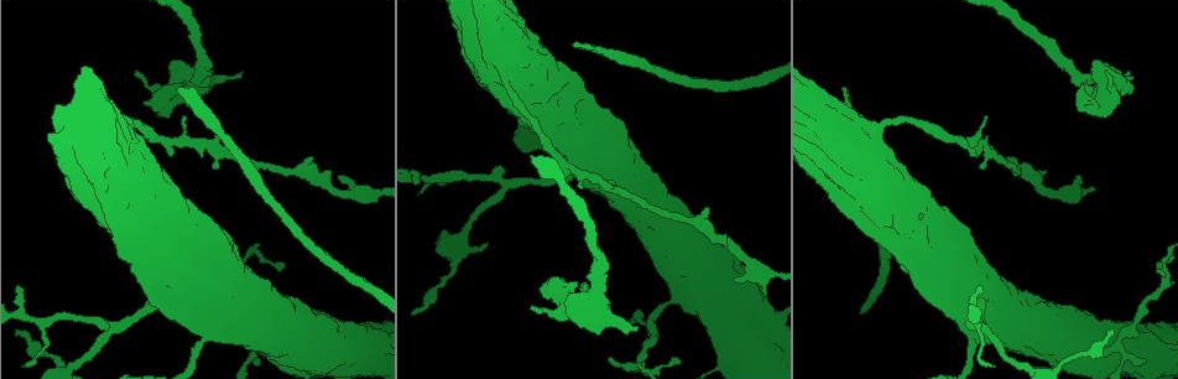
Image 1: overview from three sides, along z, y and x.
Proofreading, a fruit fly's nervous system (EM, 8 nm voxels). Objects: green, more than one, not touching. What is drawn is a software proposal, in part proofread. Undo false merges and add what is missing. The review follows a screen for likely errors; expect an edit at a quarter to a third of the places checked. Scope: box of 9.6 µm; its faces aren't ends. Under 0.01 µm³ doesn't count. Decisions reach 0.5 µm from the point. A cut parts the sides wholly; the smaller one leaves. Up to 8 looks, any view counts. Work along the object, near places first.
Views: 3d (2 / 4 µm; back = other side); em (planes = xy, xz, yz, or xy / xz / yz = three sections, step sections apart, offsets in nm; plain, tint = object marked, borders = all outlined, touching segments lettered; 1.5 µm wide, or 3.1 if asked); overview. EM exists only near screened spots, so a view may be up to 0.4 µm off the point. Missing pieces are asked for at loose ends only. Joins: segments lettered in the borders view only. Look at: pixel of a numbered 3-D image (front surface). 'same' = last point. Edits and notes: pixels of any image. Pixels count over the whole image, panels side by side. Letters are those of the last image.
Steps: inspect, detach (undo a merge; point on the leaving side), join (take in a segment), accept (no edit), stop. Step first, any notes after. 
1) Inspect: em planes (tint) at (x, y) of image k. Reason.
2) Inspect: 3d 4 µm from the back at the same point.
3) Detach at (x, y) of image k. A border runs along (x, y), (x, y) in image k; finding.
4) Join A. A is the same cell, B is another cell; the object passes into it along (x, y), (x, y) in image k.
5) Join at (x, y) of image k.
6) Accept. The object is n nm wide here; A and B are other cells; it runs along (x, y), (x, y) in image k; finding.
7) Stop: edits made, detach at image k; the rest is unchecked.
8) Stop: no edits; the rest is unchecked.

Inspect: 3d 4 µm at (243, 71) of image 1. An open end.

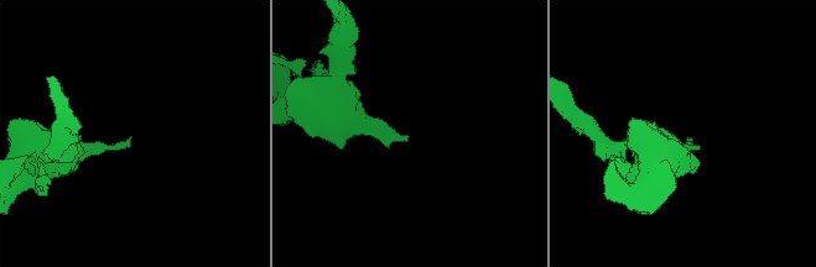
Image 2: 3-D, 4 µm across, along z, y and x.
Inspect: em yz step 8 (borders) at (130, 140) of image 2.

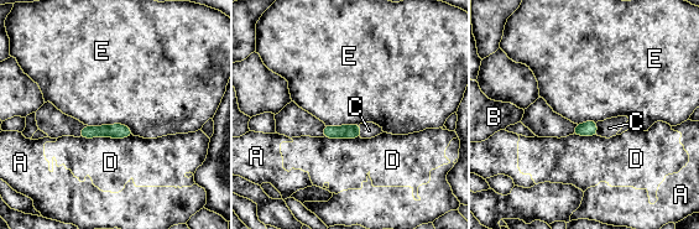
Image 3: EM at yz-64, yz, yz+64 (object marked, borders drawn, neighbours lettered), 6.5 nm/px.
Inspect: em planes (borders) at the same point. Cut it another way.

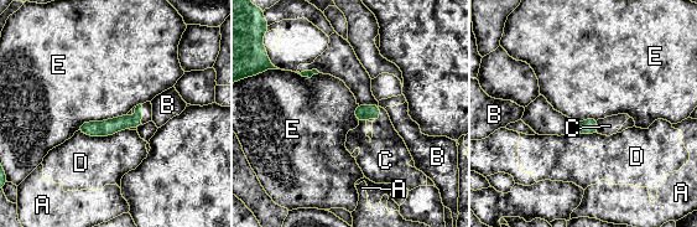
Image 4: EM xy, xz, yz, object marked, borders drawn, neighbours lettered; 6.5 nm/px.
Join C. C is the same cell, A, B, D and E are other cells; the object passes into it along (107, 128), (141, 114), (146, 107) in image 4; it goes on there.

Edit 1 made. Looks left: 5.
Inspect: overview. See it whole again.

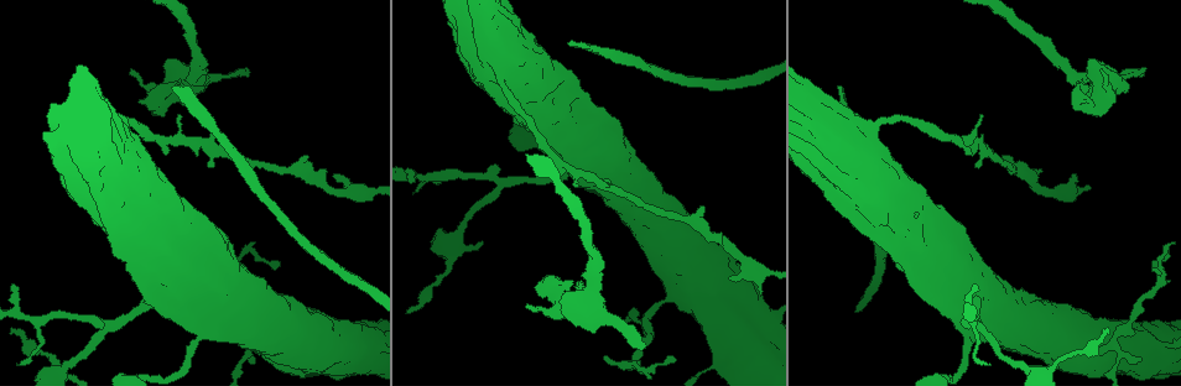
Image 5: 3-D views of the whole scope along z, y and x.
Inspect: em yz step 4 (borders) at (549, 181) of image 5. Sudden change in width.

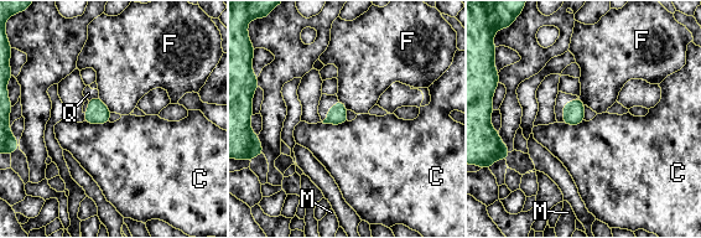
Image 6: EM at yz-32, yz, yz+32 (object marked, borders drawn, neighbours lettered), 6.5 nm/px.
Accept. The object is 110 nm wide here; C, F, M and Q are other cells; a border runs along (84, 120), (92, 124), (109, 123) in image 6; all the same cell.

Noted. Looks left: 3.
Inspect: 3d 2 µm at (970, 312) of image 5.

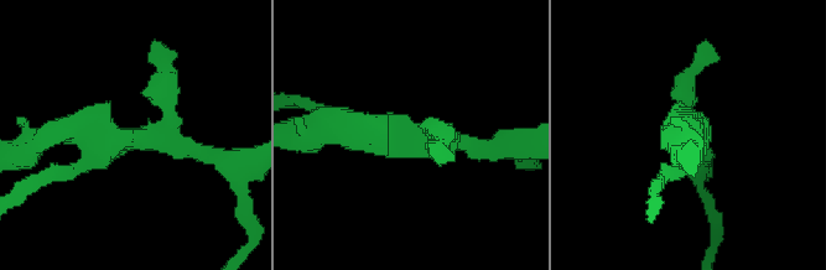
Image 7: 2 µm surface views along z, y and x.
Inspect: em xy step 8 (tint) at (168, 131) of image 7.

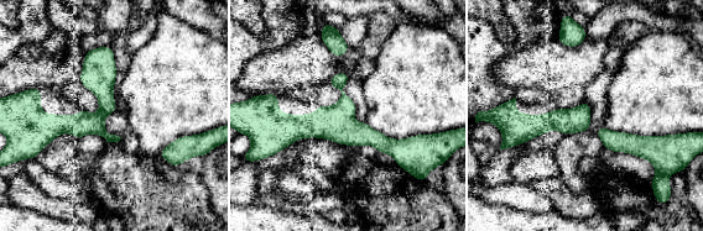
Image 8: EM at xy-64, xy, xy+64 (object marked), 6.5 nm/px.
Inspect: em planes (borders) at the same point. Cut it another way.

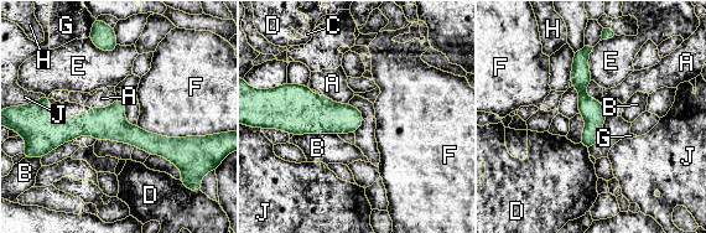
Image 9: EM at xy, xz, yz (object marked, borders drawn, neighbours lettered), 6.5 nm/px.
Accept. The object is 150 nm wide here; A, B, C, D, E, F, G, H and J are other cells; it runs along (39, 113), (51, 125), (183, 141) in image 9; continuous, no second cell.

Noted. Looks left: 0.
Stop: edits made, join at image 4; the rest is unchecked.

